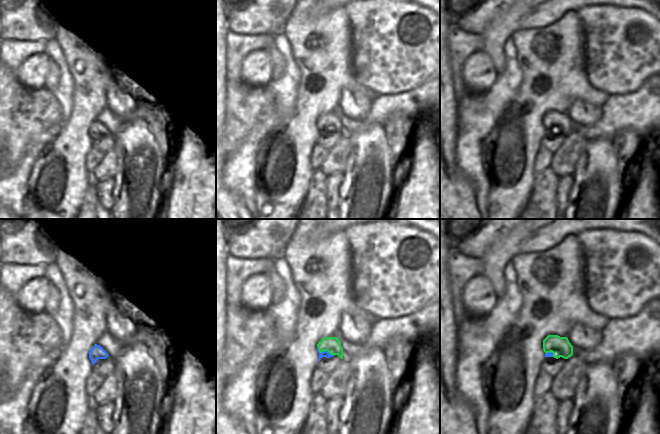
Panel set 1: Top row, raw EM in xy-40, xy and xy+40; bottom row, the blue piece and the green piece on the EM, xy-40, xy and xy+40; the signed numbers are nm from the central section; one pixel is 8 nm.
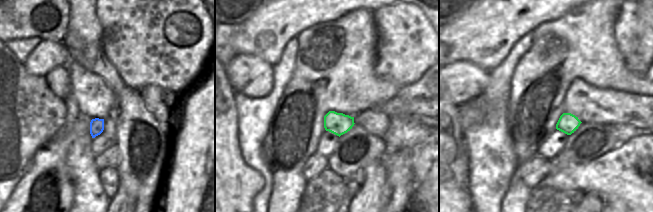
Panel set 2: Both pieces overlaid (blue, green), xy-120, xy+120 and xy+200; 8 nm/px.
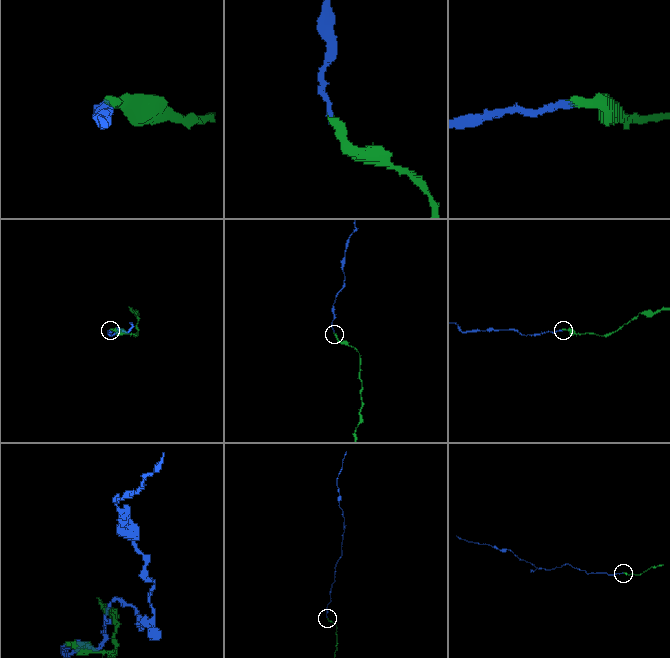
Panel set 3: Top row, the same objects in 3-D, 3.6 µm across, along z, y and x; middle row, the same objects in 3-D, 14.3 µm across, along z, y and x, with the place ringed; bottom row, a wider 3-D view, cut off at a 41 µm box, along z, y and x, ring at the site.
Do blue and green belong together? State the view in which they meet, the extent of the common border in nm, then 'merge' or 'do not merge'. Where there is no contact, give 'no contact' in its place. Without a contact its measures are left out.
xy | 160 nm | merge

